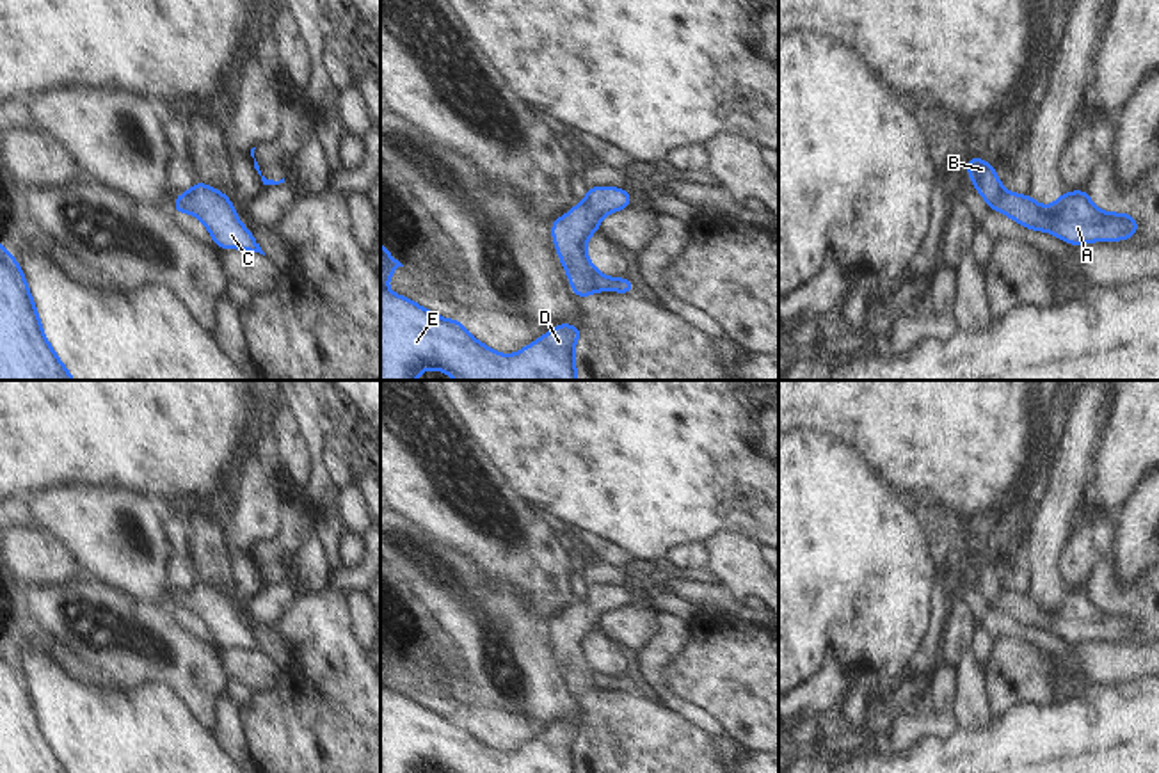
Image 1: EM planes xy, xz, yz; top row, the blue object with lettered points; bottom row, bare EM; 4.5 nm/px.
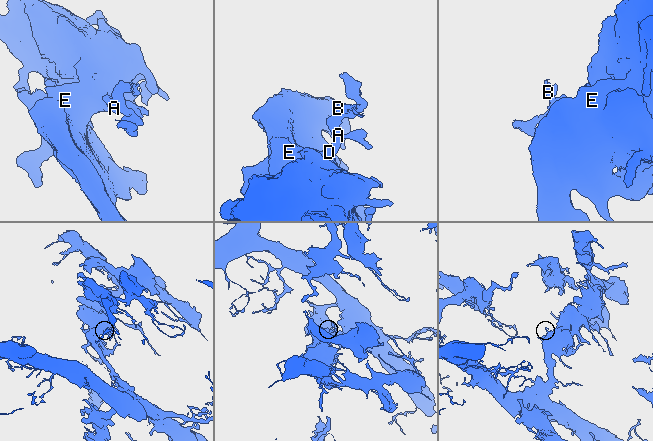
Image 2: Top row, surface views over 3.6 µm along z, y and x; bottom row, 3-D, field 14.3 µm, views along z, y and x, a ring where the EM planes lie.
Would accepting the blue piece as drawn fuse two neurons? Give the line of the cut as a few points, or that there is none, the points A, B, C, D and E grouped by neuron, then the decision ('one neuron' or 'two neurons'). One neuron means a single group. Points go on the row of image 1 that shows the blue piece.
no cut | A B C D E | one neuron

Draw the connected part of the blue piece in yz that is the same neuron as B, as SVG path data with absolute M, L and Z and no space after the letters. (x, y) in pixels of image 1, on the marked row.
M967 156L967 174L990 210L1033 231L1047 231L1070 245L1127 240L1139 229L1132 215L1099 210L1084 188L1063 192L1052 206L1042 206L1031 195L1006 192L992 162Z

